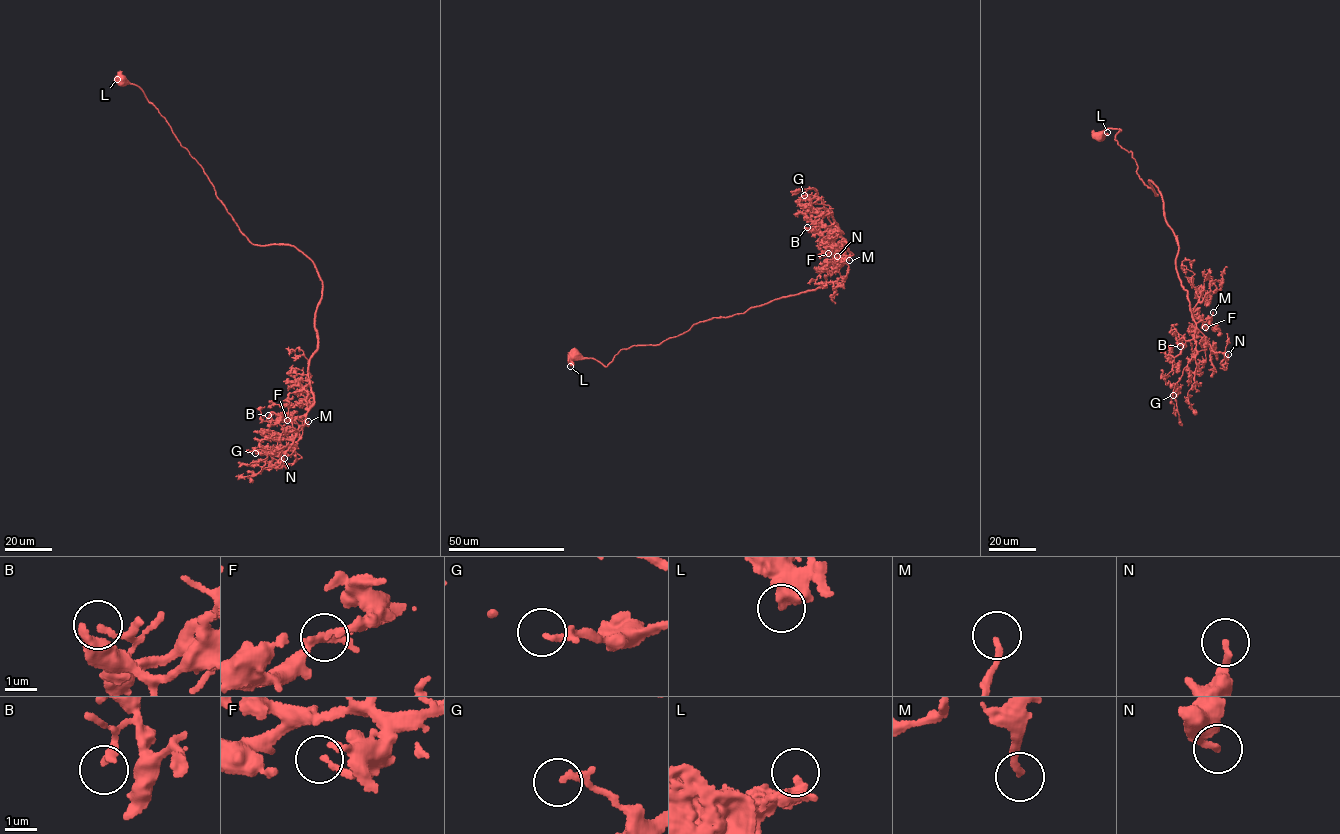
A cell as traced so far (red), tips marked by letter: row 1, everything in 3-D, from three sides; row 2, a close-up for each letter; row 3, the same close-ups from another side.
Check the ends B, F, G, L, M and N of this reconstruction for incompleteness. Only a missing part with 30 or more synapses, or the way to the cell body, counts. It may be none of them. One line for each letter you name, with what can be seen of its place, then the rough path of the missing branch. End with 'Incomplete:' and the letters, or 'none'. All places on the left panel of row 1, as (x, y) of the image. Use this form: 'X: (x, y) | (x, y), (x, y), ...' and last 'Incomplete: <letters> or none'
M: (308, 421)
Incomplete: M

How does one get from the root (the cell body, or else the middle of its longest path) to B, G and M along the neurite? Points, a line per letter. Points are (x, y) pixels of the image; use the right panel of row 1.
B: (1098, 135), (1120, 130), (1117, 144), (1161, 194), (1196, 327), (1180, 346)
G: (1098, 135), (1120, 130), (1115, 139), (1158, 188), (1176, 237), (1197, 352), (1173, 395)
M: (1098, 135), (1121, 130), (1117, 144), (1161, 194), (1193, 319), (1213, 312)

